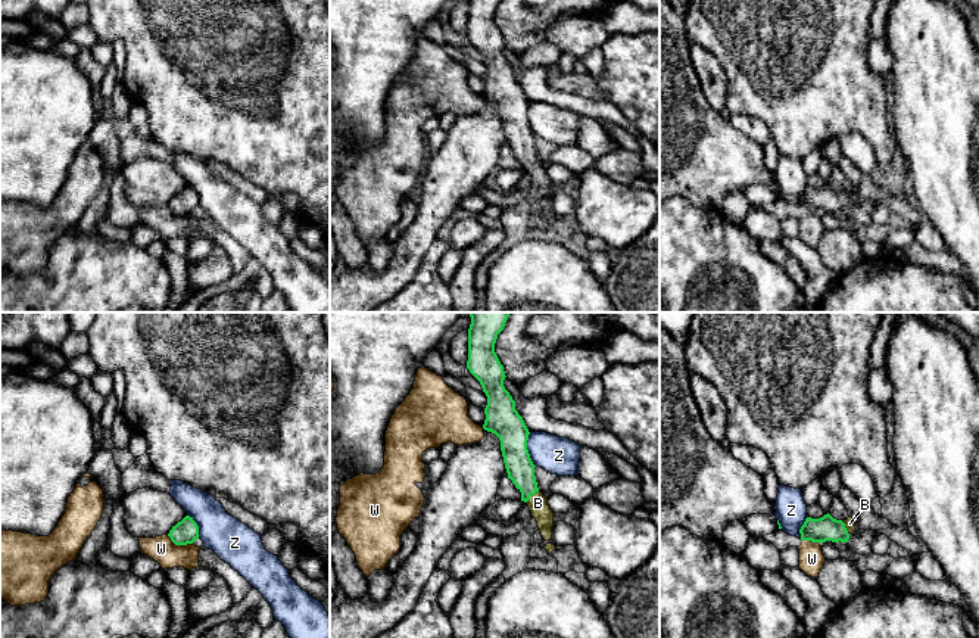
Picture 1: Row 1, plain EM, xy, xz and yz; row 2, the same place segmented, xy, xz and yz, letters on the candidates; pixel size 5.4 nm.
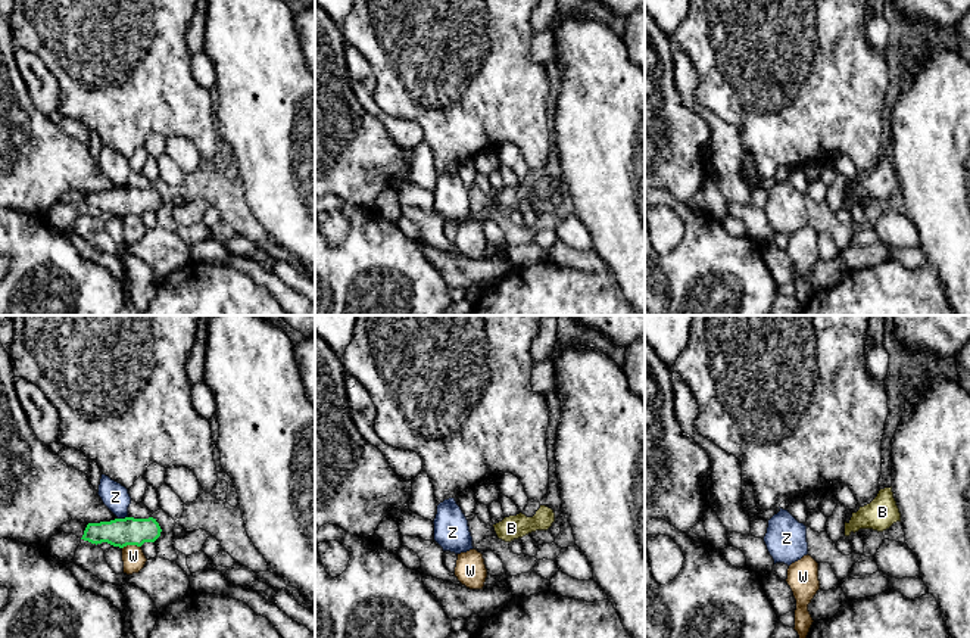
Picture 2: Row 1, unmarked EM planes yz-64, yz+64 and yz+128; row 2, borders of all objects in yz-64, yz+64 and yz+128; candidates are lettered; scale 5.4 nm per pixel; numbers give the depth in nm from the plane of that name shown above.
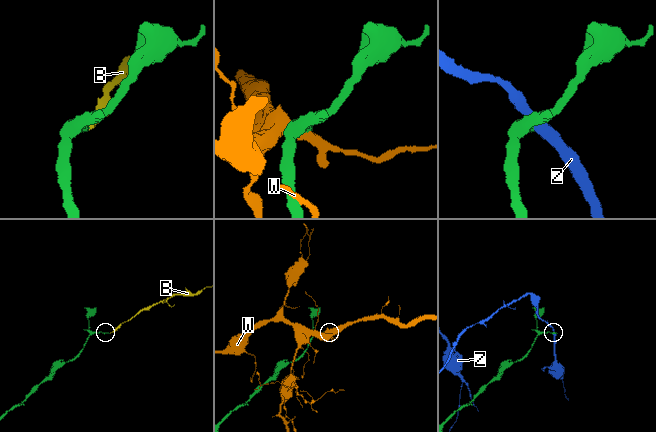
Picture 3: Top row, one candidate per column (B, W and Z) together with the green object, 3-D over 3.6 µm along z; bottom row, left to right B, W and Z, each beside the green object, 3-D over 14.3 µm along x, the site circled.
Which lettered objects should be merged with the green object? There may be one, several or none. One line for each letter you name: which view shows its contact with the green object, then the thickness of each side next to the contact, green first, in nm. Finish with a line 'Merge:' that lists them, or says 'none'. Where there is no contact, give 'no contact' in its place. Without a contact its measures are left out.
B: contact in xz; calibres 150 and 110 nm
Merge: B

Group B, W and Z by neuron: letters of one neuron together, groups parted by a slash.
B / W / Z

